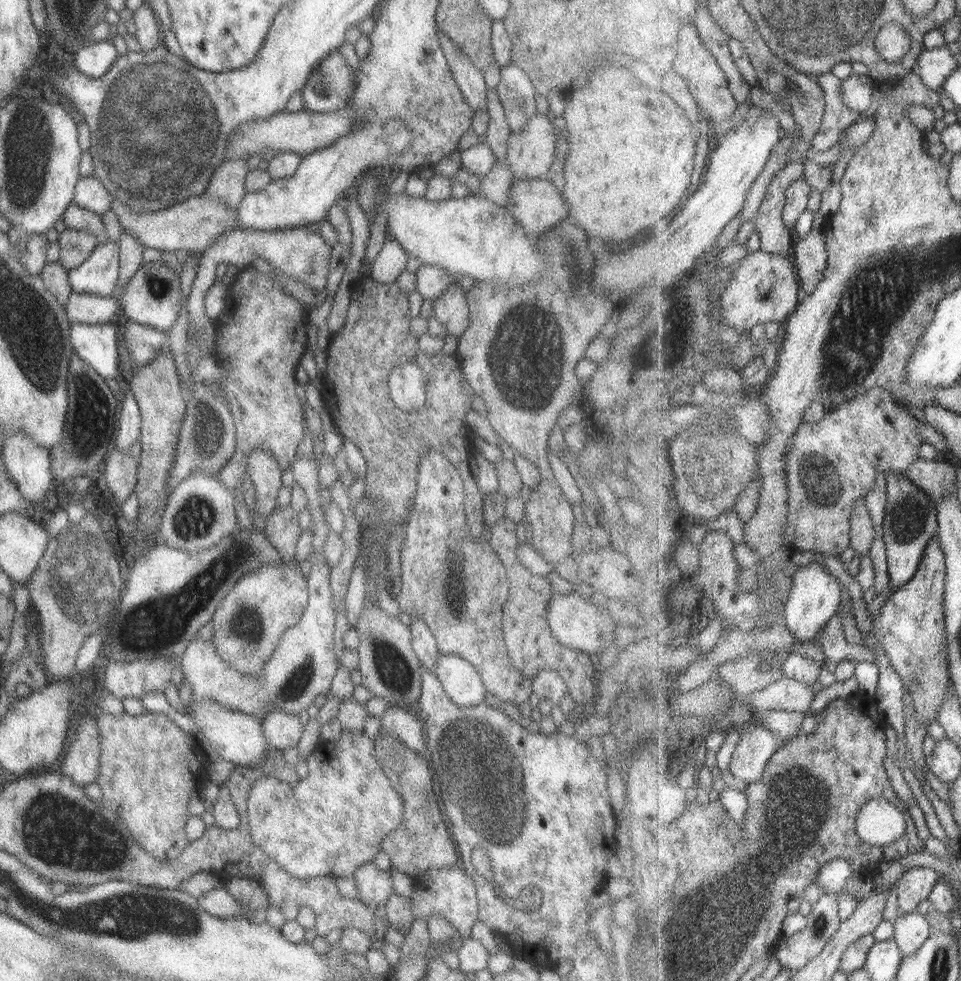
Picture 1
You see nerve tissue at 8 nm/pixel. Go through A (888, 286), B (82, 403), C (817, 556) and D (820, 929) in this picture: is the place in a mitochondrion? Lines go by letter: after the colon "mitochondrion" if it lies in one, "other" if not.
A: mitochondrion
B: mitochondrion
C: other
D: mitochondrion

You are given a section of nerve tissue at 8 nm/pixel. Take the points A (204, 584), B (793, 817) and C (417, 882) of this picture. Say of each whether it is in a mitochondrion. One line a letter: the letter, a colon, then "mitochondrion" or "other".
A: mitochondrion
B: mitochondrion
C: other

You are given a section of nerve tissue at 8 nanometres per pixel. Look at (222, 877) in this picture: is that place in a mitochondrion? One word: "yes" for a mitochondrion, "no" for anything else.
no

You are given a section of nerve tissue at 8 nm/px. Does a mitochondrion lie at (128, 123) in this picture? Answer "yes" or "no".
yes

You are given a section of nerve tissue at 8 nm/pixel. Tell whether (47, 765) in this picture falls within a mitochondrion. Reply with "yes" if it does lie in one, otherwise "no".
no

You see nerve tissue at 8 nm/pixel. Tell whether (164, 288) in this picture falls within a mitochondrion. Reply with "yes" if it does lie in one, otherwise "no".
yes

